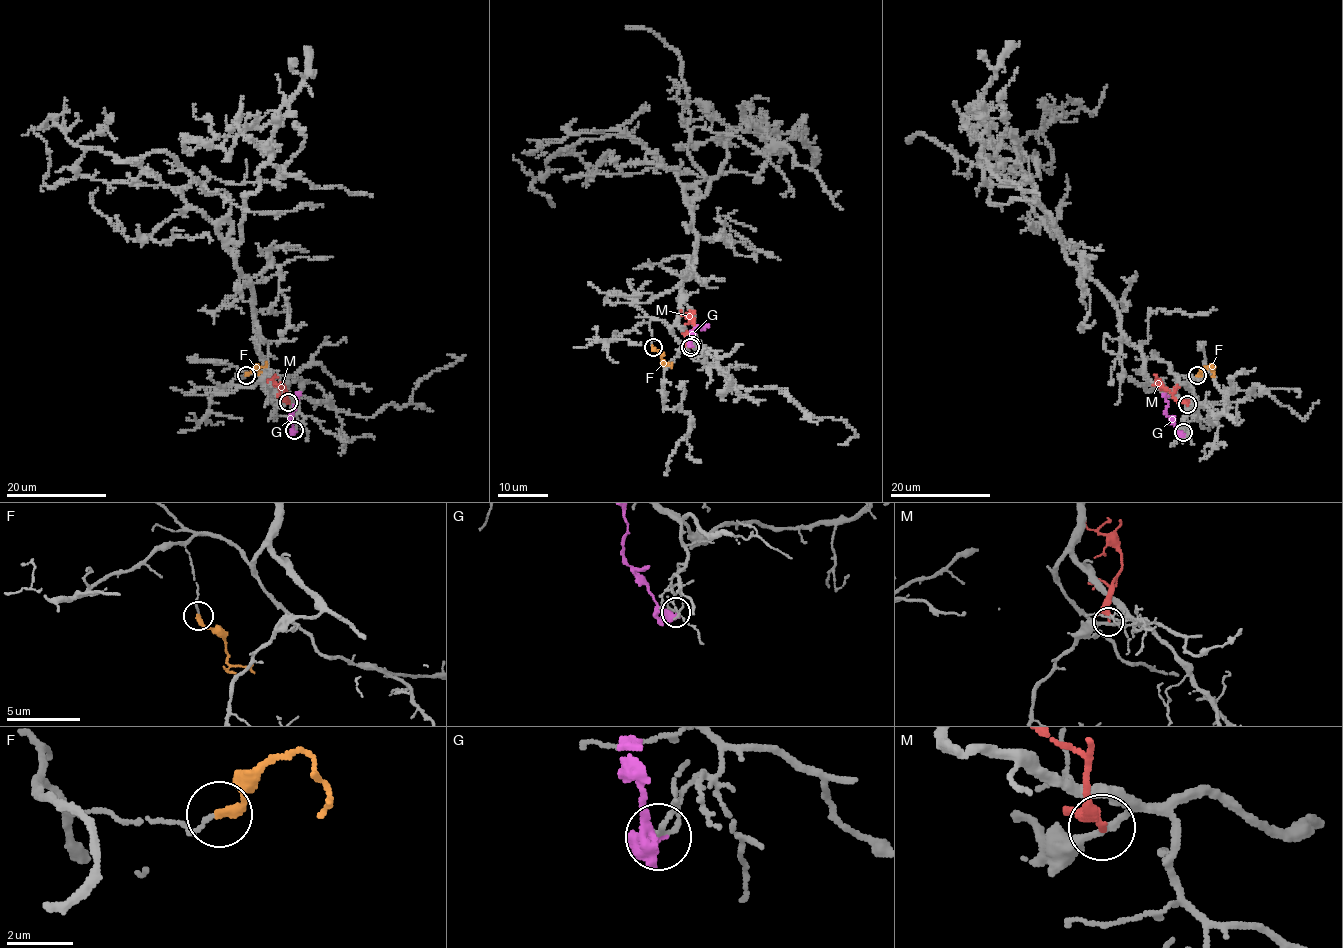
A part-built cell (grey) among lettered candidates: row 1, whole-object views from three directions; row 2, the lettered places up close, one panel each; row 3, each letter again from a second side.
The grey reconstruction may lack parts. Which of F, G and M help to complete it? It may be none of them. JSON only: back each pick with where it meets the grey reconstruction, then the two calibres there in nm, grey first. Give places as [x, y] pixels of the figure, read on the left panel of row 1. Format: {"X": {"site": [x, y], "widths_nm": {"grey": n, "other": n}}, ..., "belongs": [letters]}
{"belongs": []}

